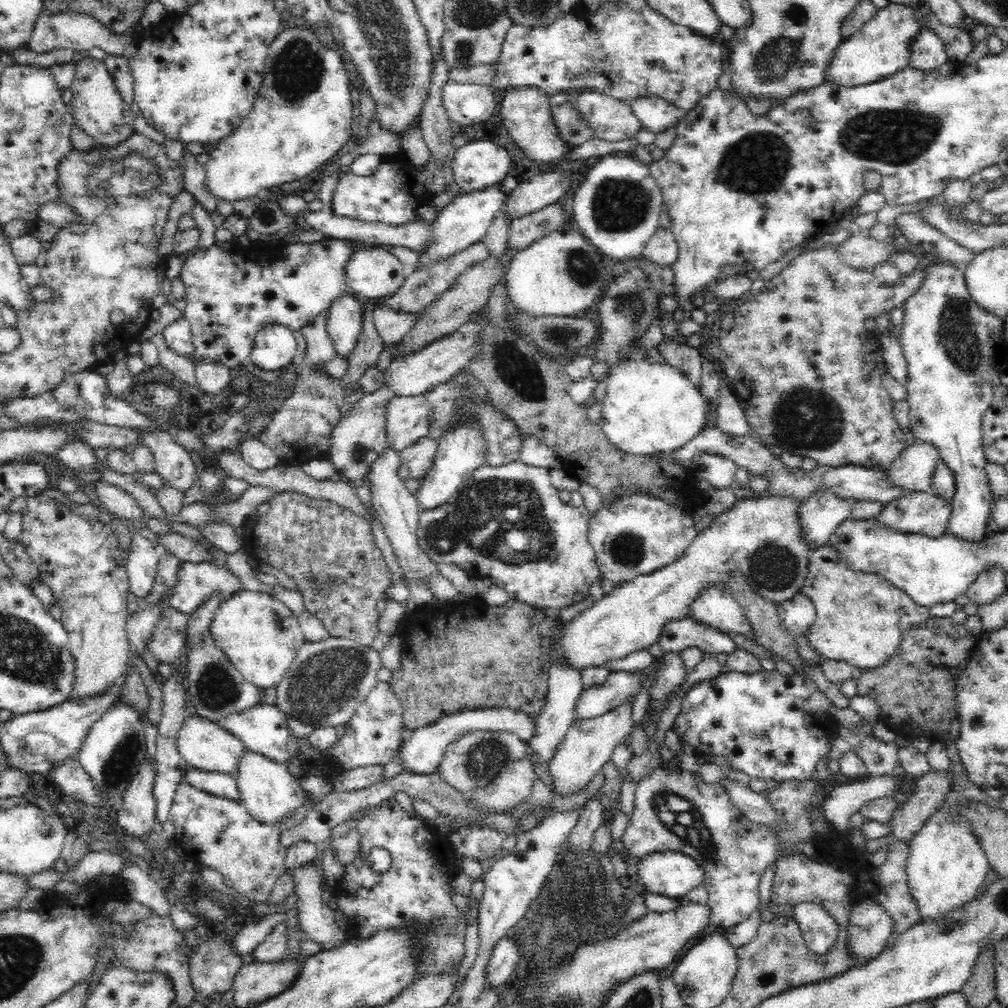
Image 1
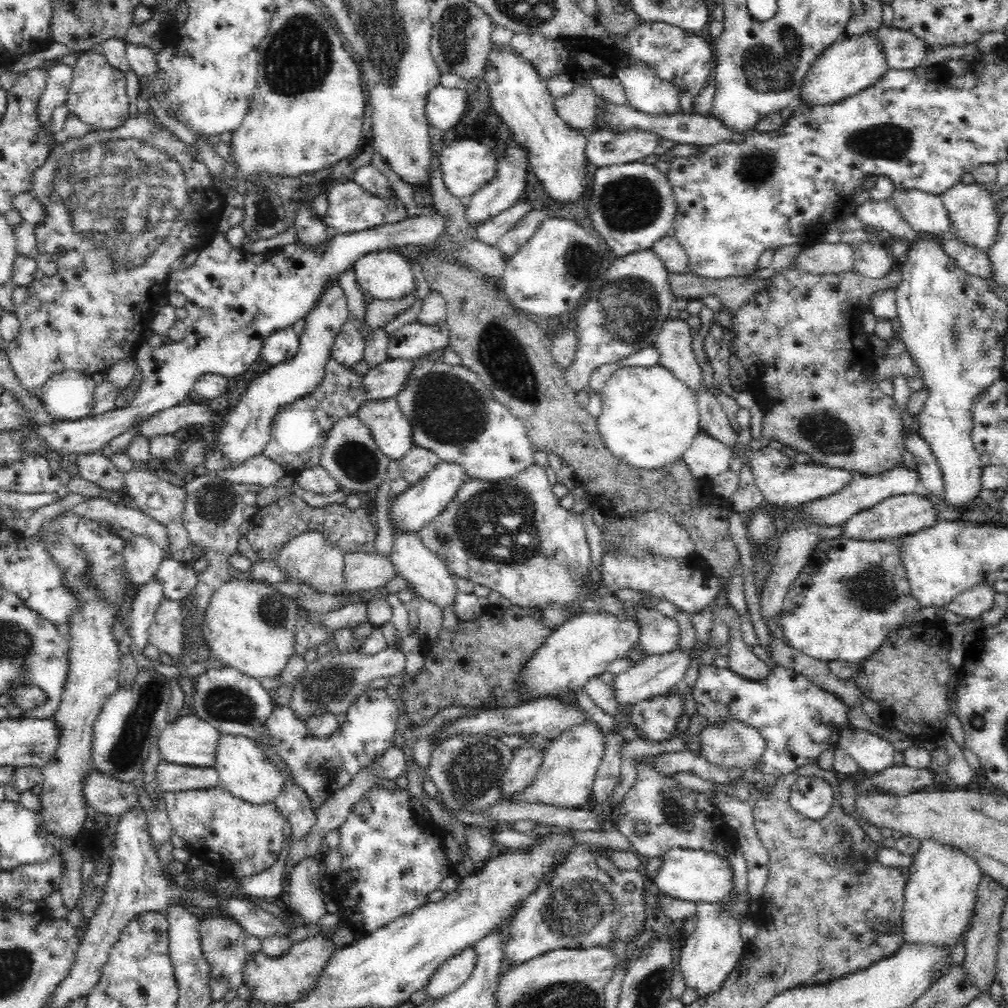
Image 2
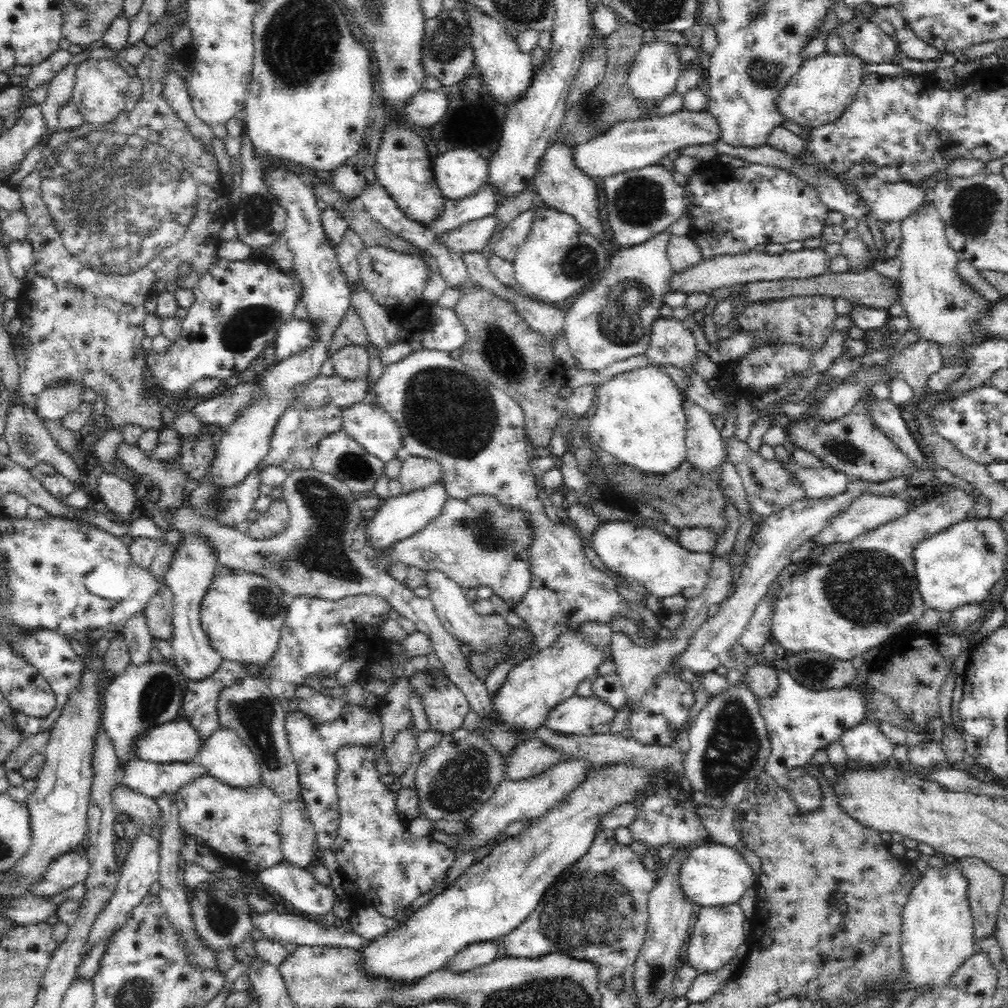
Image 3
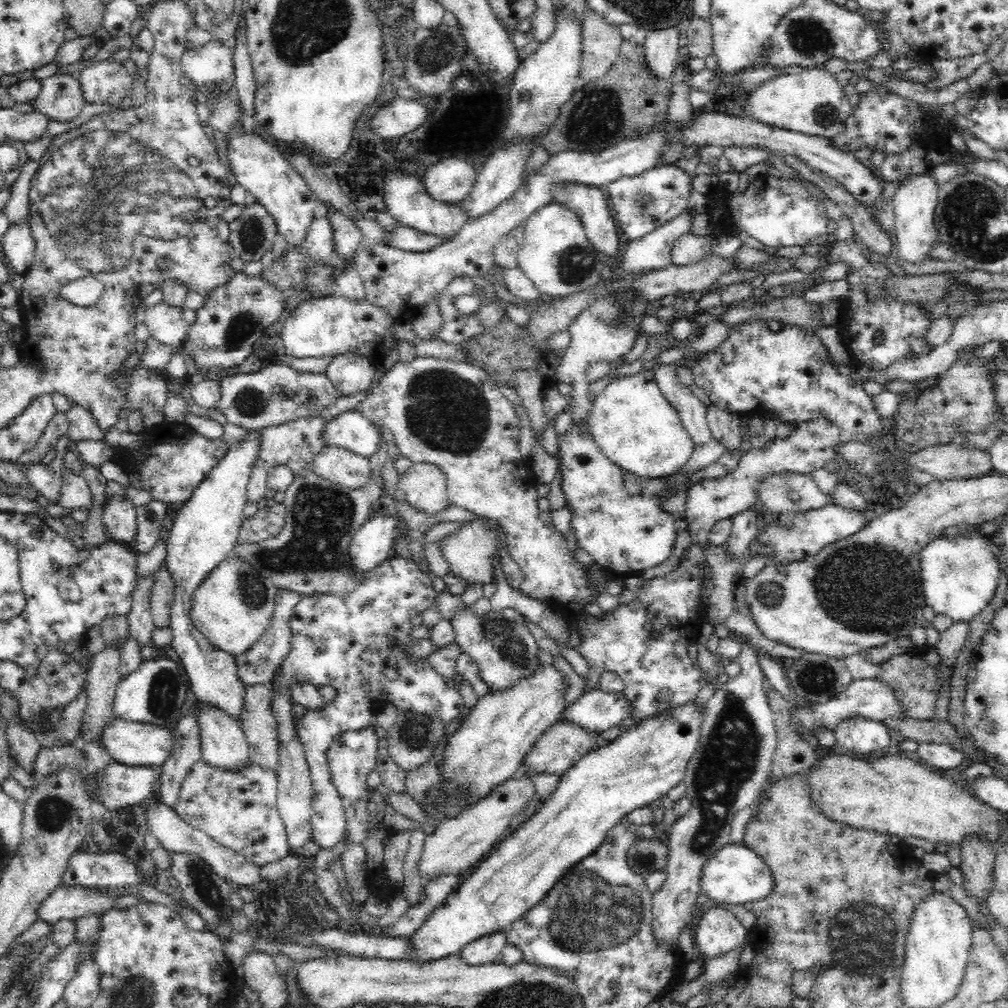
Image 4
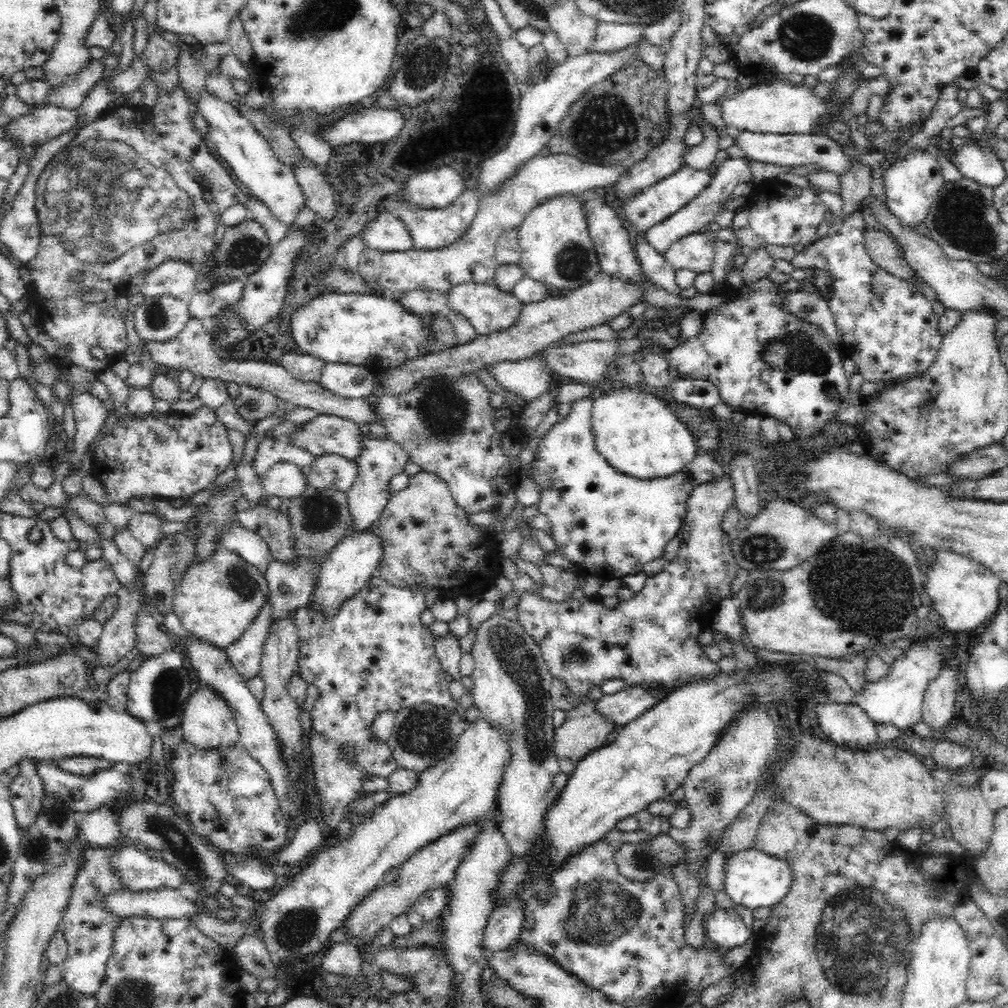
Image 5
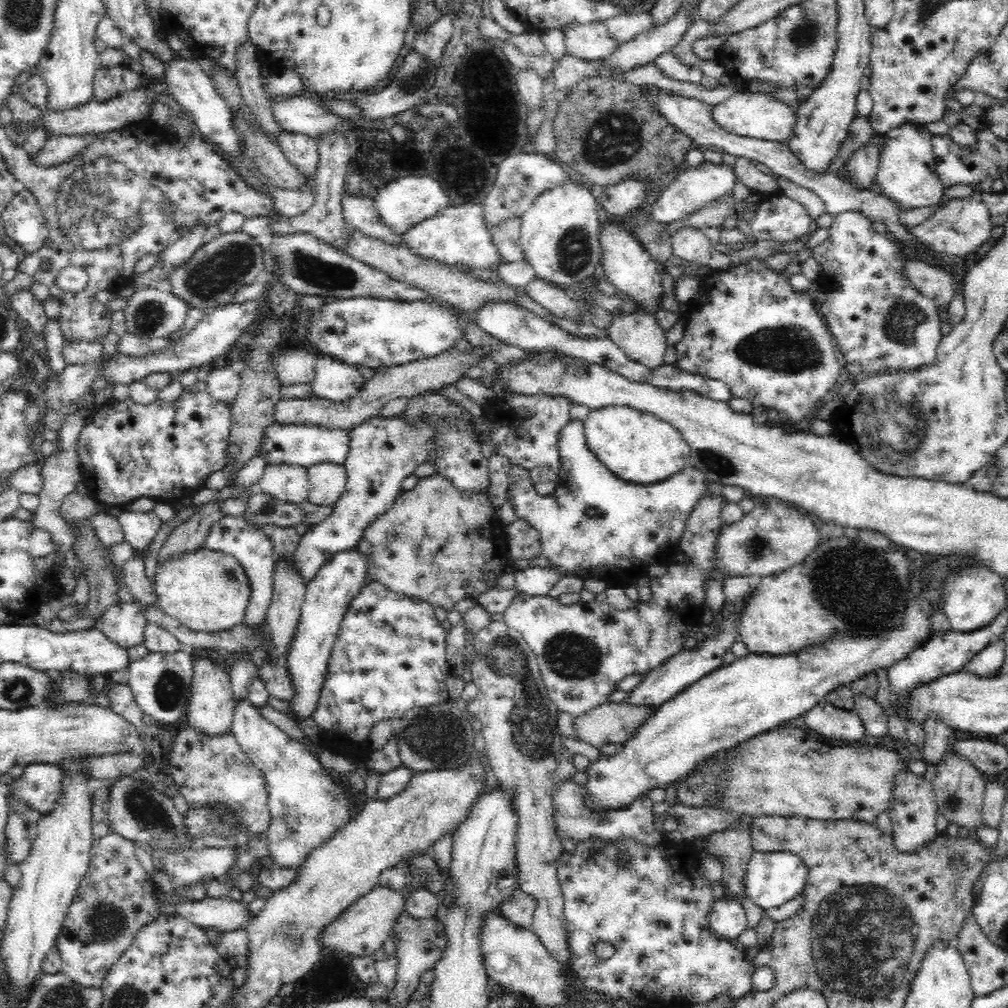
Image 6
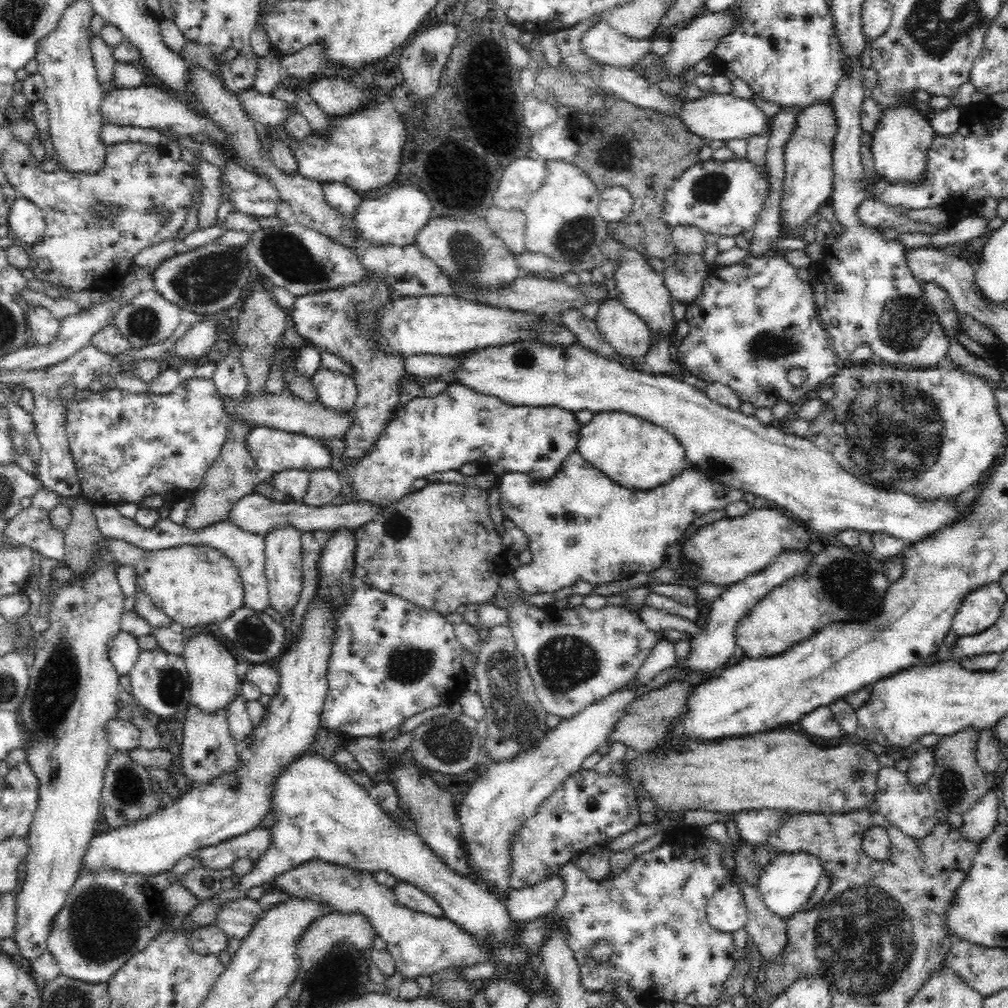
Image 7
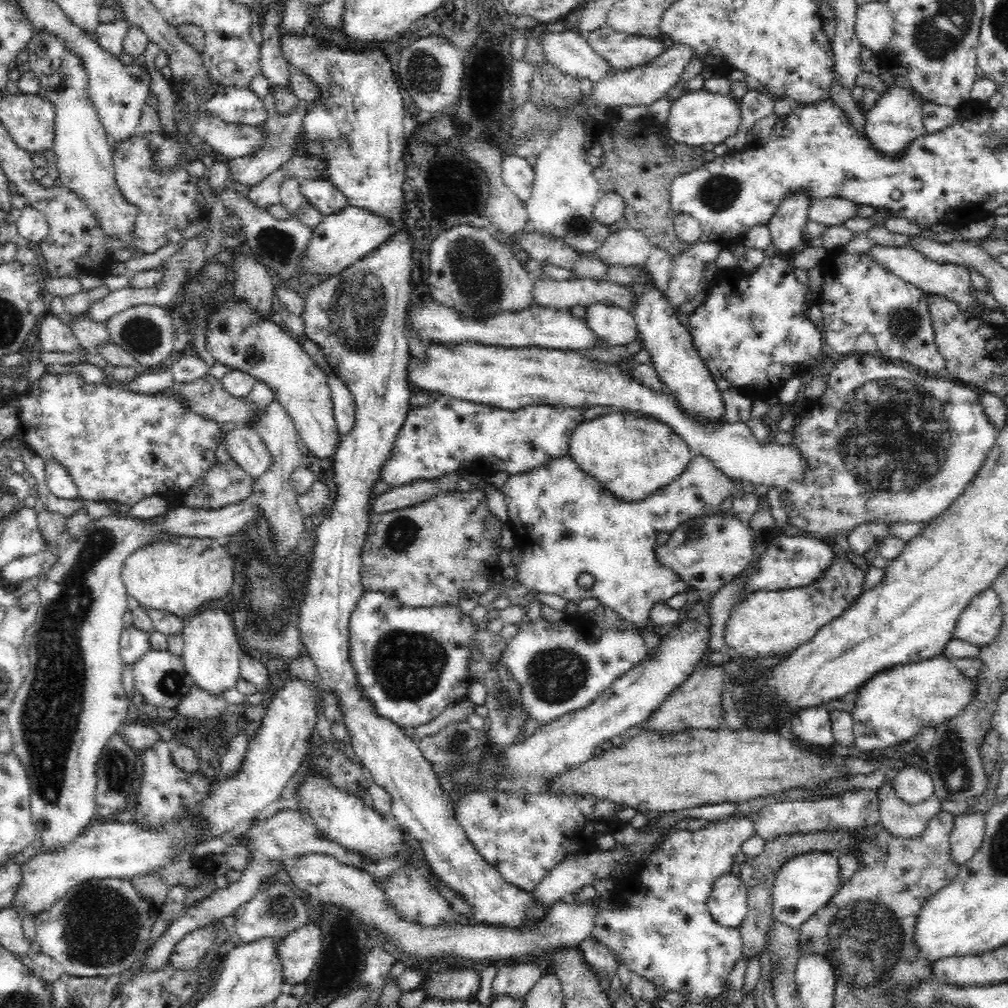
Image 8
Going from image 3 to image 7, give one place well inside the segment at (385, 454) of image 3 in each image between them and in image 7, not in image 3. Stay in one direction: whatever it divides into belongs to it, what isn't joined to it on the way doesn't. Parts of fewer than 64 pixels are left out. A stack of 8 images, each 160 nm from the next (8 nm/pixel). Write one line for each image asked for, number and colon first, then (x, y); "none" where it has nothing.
4: (352, 430)
5: (326, 435)
6: (305, 444)
7: (273, 450)

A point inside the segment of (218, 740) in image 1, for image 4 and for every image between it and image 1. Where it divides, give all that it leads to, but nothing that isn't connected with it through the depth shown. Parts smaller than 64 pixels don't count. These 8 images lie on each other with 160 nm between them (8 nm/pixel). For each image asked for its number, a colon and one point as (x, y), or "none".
2: (190, 741)
3: (179, 741)
4: (140, 744)

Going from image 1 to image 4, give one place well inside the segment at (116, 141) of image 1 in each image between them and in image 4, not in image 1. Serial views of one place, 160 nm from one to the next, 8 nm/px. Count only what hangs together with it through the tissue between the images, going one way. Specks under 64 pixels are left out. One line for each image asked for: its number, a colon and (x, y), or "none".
2: (97, 96)
3: (100, 90)
4: (104, 82)

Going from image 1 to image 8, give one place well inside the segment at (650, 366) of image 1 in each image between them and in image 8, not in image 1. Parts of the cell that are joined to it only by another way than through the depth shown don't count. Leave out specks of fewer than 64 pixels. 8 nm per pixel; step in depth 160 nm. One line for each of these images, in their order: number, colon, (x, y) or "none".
2: (649, 417)
3: (640, 419)
4: (631, 422)
5: (636, 430)
6: (639, 447)
7: (633, 452)
8: (632, 456)

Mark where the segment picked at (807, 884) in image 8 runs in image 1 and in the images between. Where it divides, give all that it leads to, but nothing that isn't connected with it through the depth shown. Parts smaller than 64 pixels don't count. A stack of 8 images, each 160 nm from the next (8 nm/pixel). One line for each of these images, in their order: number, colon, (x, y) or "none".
1: (671, 874)
2: (688, 875)
3: (711, 875)
4: (735, 874)
5: (753, 879)
6: (772, 878)
7: (786, 883)

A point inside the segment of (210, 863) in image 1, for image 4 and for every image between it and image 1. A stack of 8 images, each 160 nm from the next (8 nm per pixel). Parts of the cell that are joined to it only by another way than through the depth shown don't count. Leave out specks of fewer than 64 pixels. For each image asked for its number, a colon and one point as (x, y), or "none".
2: (240, 840)
3: (243, 827)
4: (238, 810)

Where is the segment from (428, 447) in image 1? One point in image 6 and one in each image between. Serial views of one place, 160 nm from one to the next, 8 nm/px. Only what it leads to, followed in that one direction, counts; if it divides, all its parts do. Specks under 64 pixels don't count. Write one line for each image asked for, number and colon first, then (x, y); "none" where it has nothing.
2: (415, 464)
3: (417, 472)
4: (423, 486)
5: (427, 539)
6: (433, 544)

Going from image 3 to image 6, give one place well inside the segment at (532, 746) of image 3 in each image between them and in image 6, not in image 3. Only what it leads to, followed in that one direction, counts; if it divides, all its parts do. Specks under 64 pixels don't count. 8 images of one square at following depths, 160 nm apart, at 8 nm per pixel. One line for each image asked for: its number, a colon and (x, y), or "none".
4: (556, 750)
5: (583, 731)
6: (613, 723)

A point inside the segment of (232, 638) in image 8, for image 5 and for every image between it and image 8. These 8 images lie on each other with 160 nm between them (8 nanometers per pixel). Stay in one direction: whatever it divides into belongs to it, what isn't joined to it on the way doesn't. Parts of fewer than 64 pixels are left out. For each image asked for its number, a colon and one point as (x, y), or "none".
5: (207, 723)
6: (210, 706)
7: (211, 668)

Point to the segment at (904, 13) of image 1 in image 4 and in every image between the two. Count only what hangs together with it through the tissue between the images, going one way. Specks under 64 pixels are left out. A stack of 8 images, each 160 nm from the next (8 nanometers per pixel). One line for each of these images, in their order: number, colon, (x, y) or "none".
2: (844, 68)
3: (826, 85)
4: (812, 102)

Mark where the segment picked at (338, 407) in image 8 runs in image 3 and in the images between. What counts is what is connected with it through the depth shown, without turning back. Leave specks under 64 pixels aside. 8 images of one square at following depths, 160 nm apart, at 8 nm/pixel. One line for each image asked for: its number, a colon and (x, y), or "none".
3: (351, 362)
4: (351, 372)
5: (350, 381)
6: (336, 381)
7: (338, 391)

